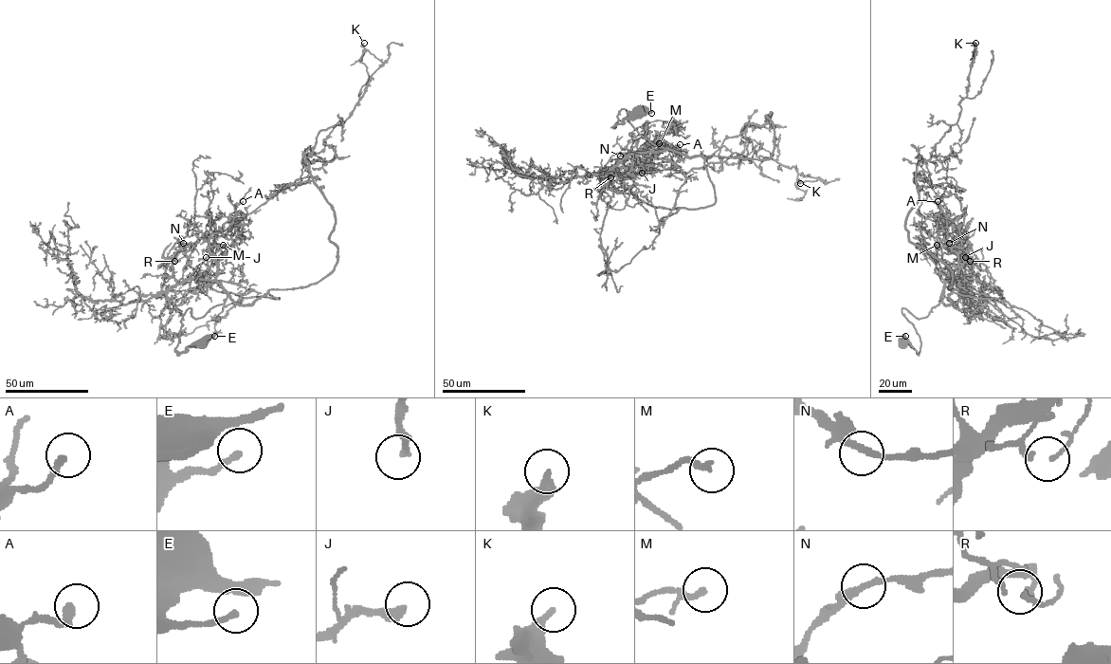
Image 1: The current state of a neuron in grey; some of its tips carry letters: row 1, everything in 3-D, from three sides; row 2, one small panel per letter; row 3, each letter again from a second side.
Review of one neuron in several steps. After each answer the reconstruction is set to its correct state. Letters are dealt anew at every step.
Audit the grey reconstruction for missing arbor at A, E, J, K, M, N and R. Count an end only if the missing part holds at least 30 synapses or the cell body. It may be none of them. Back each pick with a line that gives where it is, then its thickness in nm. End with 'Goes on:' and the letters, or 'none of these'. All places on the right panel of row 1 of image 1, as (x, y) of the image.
J: at (965, 257); 280 nm thick
Goes on: J

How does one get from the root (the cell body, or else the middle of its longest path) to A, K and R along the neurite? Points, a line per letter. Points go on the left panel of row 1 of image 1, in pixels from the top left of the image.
A: (203, 342), (175, 349), (185, 312), (191, 308), (201, 318), (227, 296), (209, 243), (243, 201)
K: (203, 342), (175, 349), (185, 312), (227, 296), (209, 248), (348, 117), (382, 64), (364, 43)
R: (203, 342), (178, 354), (182, 315), (191, 308), (201, 318), (227, 291), (209, 280), (176, 284), (174, 261)

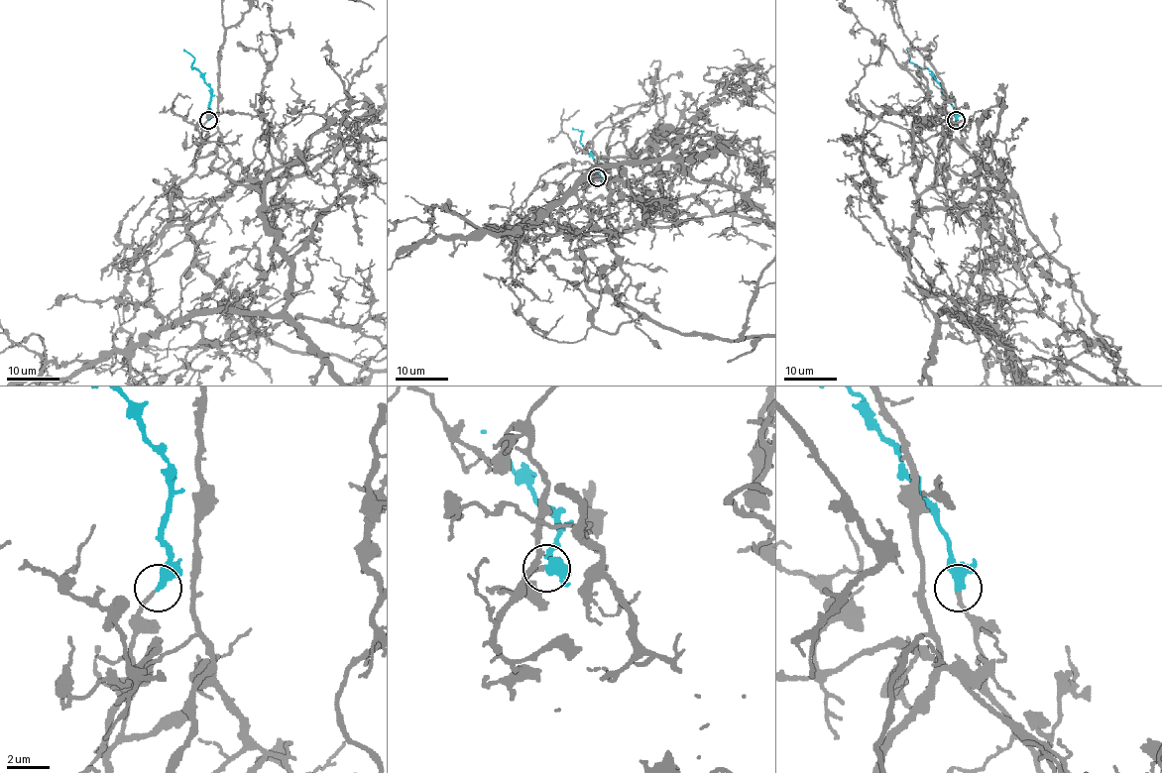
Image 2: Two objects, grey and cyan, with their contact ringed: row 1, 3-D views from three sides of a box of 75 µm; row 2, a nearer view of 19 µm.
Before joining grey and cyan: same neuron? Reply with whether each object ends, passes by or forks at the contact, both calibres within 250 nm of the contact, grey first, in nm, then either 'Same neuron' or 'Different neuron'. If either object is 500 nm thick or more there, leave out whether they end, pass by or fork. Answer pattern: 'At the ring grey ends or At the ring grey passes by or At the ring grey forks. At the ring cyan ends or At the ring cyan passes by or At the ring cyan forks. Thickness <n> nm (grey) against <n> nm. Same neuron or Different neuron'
At the ring grey ends. At the ring cyan ends. Thickness 200 nm (grey) against 440 nm. Same neuron

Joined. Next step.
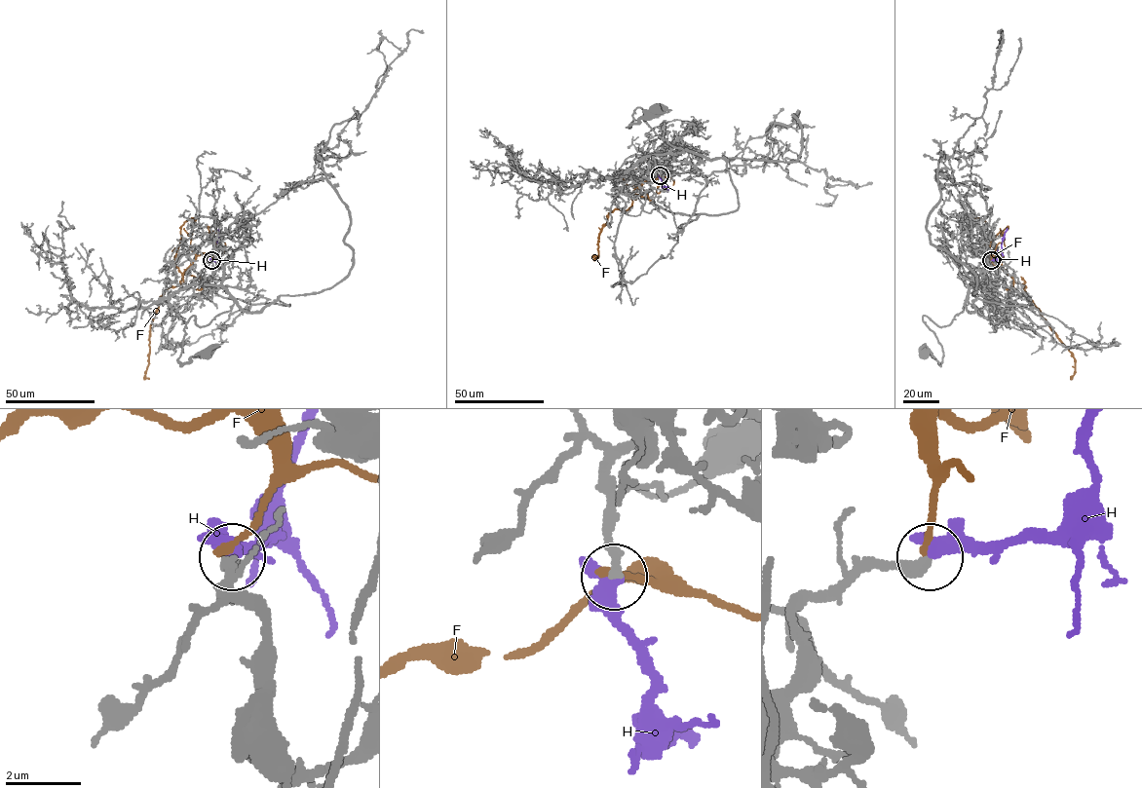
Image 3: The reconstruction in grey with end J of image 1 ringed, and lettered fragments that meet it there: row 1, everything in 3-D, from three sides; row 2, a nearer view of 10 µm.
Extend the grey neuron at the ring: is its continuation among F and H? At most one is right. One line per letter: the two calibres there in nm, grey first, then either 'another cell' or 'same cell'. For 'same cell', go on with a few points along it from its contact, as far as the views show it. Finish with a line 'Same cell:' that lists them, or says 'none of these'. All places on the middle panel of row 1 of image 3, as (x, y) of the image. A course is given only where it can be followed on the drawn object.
F: 280 nm thick on the grey side, 200 nm on the other; another cell
H: 280 nm thick on the grey side, 340 nm on the other; same cell; it runs (660, 175), (662, 186), (667, 192)
Same cell: H

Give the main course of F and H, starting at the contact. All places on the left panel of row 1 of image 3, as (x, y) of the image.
F: (210, 260), (211, 253), (198, 255), (182, 284), (160, 298), (150, 326), (149, 379)
H: (211, 260), (219, 228)

